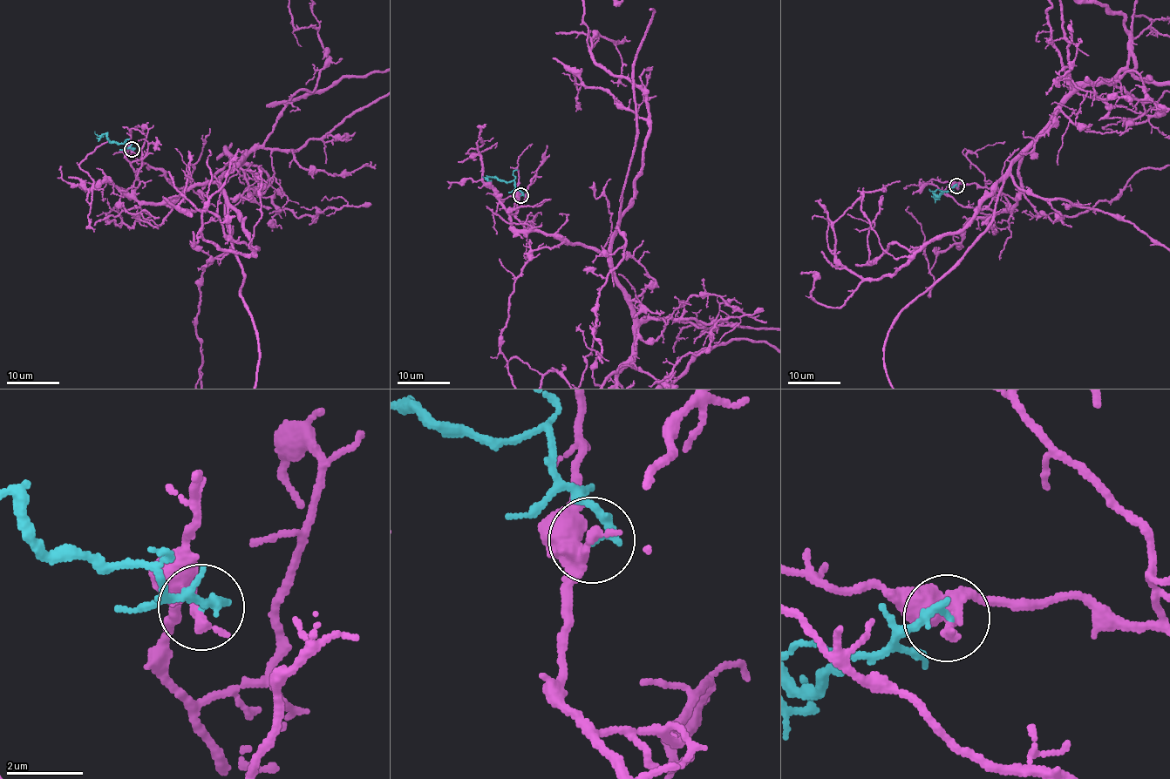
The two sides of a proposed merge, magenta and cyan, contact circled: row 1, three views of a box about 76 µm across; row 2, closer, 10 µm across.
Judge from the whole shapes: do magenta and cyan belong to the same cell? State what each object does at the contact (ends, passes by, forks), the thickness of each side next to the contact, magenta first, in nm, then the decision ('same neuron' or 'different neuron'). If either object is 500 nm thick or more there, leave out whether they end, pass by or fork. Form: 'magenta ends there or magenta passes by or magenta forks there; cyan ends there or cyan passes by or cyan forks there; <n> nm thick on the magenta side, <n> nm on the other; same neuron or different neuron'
magenta ends there; cyan ends there; 360 nm thick on the magenta side, 240 nm on the other; different neuron

